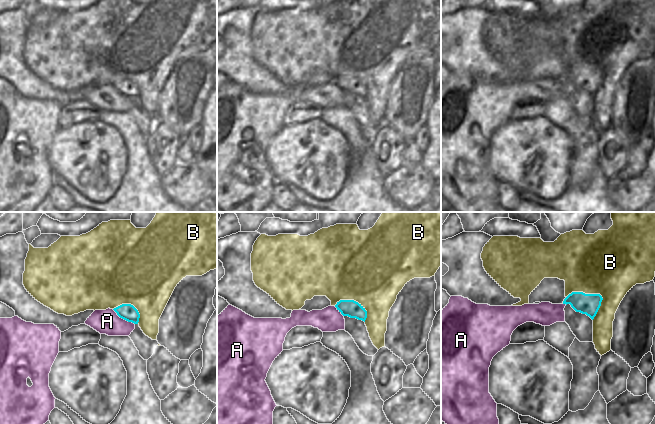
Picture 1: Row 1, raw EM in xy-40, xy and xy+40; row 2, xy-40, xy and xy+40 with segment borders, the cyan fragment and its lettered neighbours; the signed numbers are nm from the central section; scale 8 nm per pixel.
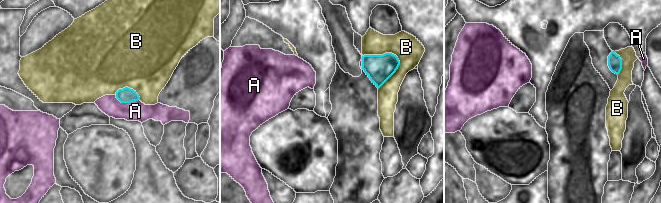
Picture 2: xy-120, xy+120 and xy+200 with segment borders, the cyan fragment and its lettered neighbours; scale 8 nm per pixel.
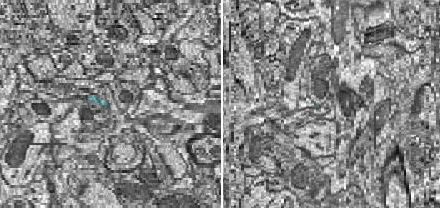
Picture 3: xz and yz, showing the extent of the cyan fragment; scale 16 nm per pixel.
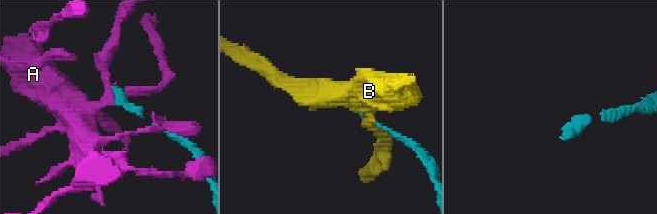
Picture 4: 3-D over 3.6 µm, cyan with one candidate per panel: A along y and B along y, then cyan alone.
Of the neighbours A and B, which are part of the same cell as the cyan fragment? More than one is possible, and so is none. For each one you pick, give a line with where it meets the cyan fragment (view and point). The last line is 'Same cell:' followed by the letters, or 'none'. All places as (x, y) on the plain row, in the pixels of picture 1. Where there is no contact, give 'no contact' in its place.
Same cell: none

